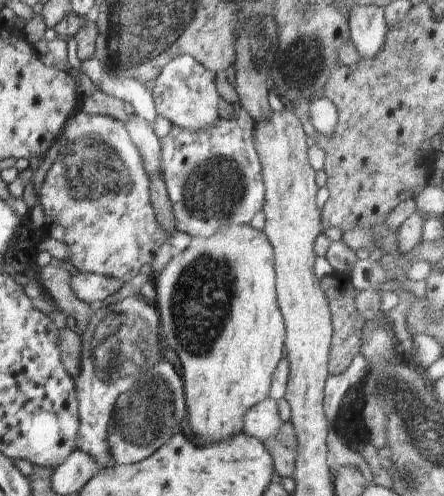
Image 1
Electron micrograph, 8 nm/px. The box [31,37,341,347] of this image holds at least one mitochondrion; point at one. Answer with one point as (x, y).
(90, 171)

